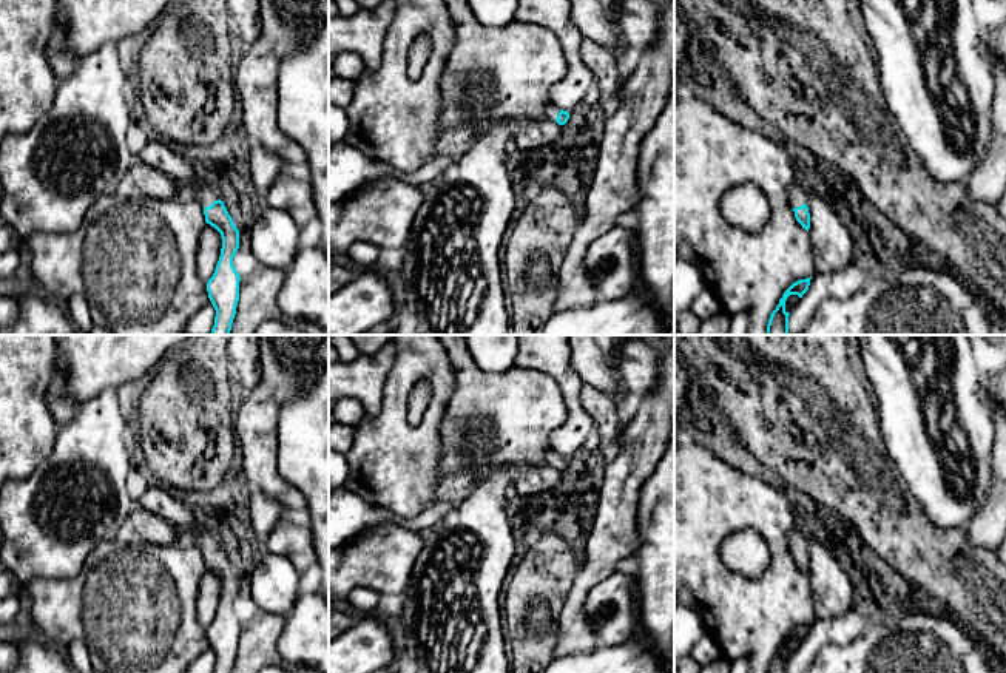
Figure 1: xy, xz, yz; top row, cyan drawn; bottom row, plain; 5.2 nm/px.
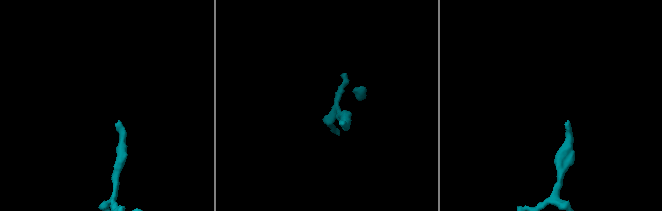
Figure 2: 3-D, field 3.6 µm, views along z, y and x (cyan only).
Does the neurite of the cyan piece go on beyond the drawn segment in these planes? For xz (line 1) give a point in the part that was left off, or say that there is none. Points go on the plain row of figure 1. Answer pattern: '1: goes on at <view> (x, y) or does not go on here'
1: goes on at xz (553, 457)

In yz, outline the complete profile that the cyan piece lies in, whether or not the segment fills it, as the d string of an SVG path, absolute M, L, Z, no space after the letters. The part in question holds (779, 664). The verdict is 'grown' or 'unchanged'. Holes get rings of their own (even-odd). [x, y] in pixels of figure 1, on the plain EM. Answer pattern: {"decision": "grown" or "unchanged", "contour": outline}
{"decision": "unchanged", "contour": "M812 622L799 625L784 637L782 644L779 645L779 650L770 661L767 673L788 673L790 659L785 656L785 647L790 641L798 641L799 644L802 644L802 641L809 636L810 625Z"}

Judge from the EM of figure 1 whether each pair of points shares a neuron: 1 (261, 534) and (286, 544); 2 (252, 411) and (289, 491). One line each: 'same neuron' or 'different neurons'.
1: different neurons
2: same neuron

